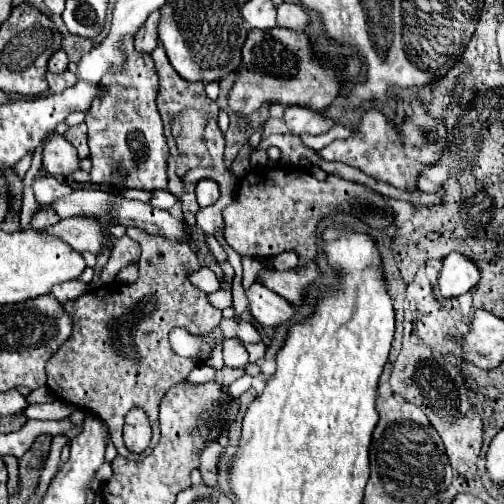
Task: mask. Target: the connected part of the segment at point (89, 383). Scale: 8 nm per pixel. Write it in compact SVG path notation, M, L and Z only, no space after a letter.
M126 228L126 234L142 246L138 282L112 282L110 286L102 286L102 290L94 288L64 304L64 310L74 322L74 330L60 350L46 362L46 384L56 398L104 420L120 456L140 460L148 454L148 450L142 454L130 452L122 438L128 410L142 408L148 414L152 426L152 440L148 448L152 450L160 440L160 400L168 388L184 382L188 372L198 366L198 360L174 354L168 334L172 328L180 326L194 336L206 336L218 326L222 310L212 308L206 294L186 280L188 270L200 268L200 260L190 246L180 246L178 242L168 242L168 238L156 238L136 228Z

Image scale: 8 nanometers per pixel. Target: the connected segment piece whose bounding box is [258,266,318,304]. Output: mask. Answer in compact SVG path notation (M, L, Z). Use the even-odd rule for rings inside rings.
M298 266L294 270L262 270L258 274L260 282L274 290L276 294L280 294L282 298L286 298L288 302L292 304L300 304L302 302L302 294L304 294L304 288L314 282L316 278L316 270L312 266Z

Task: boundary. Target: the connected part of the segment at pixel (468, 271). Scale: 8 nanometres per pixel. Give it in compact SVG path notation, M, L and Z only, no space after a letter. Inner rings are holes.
M452 252L442 260L442 270L438 276L438 290L444 298L456 298L460 294L470 292L480 280L480 272L476 264L460 254Z

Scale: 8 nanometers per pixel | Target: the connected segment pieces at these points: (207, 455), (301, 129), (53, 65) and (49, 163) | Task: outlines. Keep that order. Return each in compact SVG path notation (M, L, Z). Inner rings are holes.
M206 442L206 446L200 452L200 474L202 474L202 484L204 486L216 486L216 462L218 456L222 454L222 446L214 442Z
M286 108L284 122L288 124L288 128L294 136L322 134L322 132L330 130L330 126L332 126L332 122L322 118L322 114L316 114L312 110L304 110L304 108Z
M60 48L52 54L52 58L48 60L48 70L50 72L64 72L66 70L66 64L68 64L68 58L66 58L66 52Z
M54 134L42 150L42 164L50 174L72 174L78 170L78 154L76 148L64 138Z

